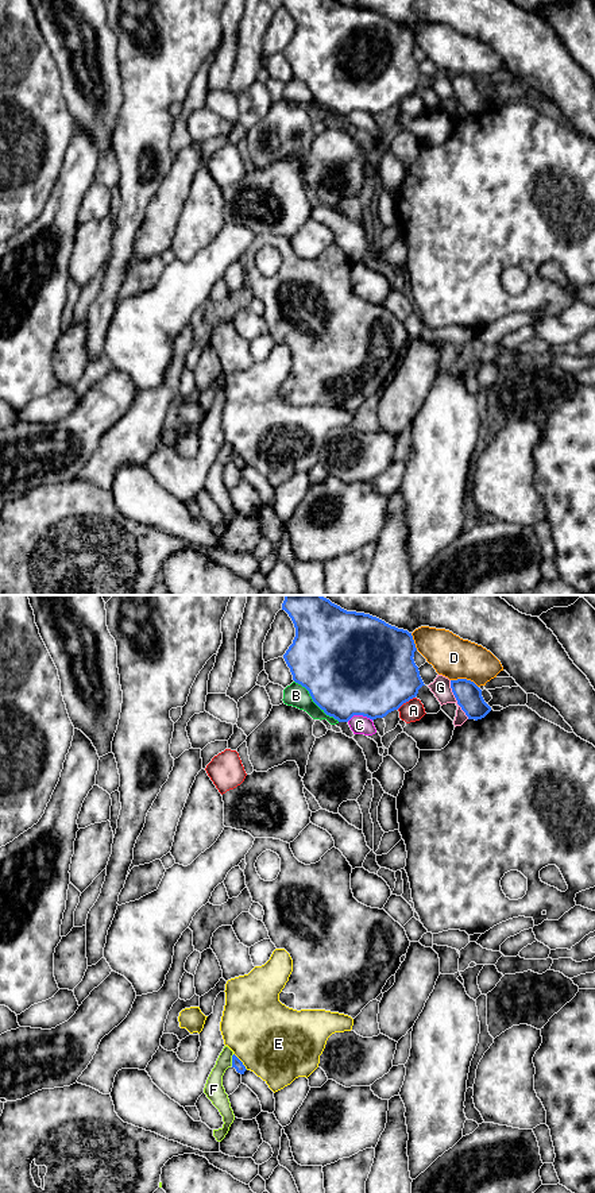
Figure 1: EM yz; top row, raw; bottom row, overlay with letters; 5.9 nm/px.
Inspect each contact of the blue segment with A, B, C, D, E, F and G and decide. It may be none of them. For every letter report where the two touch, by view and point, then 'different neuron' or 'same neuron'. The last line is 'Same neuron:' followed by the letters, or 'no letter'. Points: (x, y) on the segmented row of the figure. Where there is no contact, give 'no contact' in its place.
A: yz (405, 702) | different neuron
B: yz (315, 702) | different neuron
C: yz (359, 714) | different neuron
D: yz (464, 679) | different neuron
E: yz (240, 1061) | different neuron
F: yz (232, 1060) | different neuron
G: yz (456, 699) | different neuron
Same neuron: no letter

